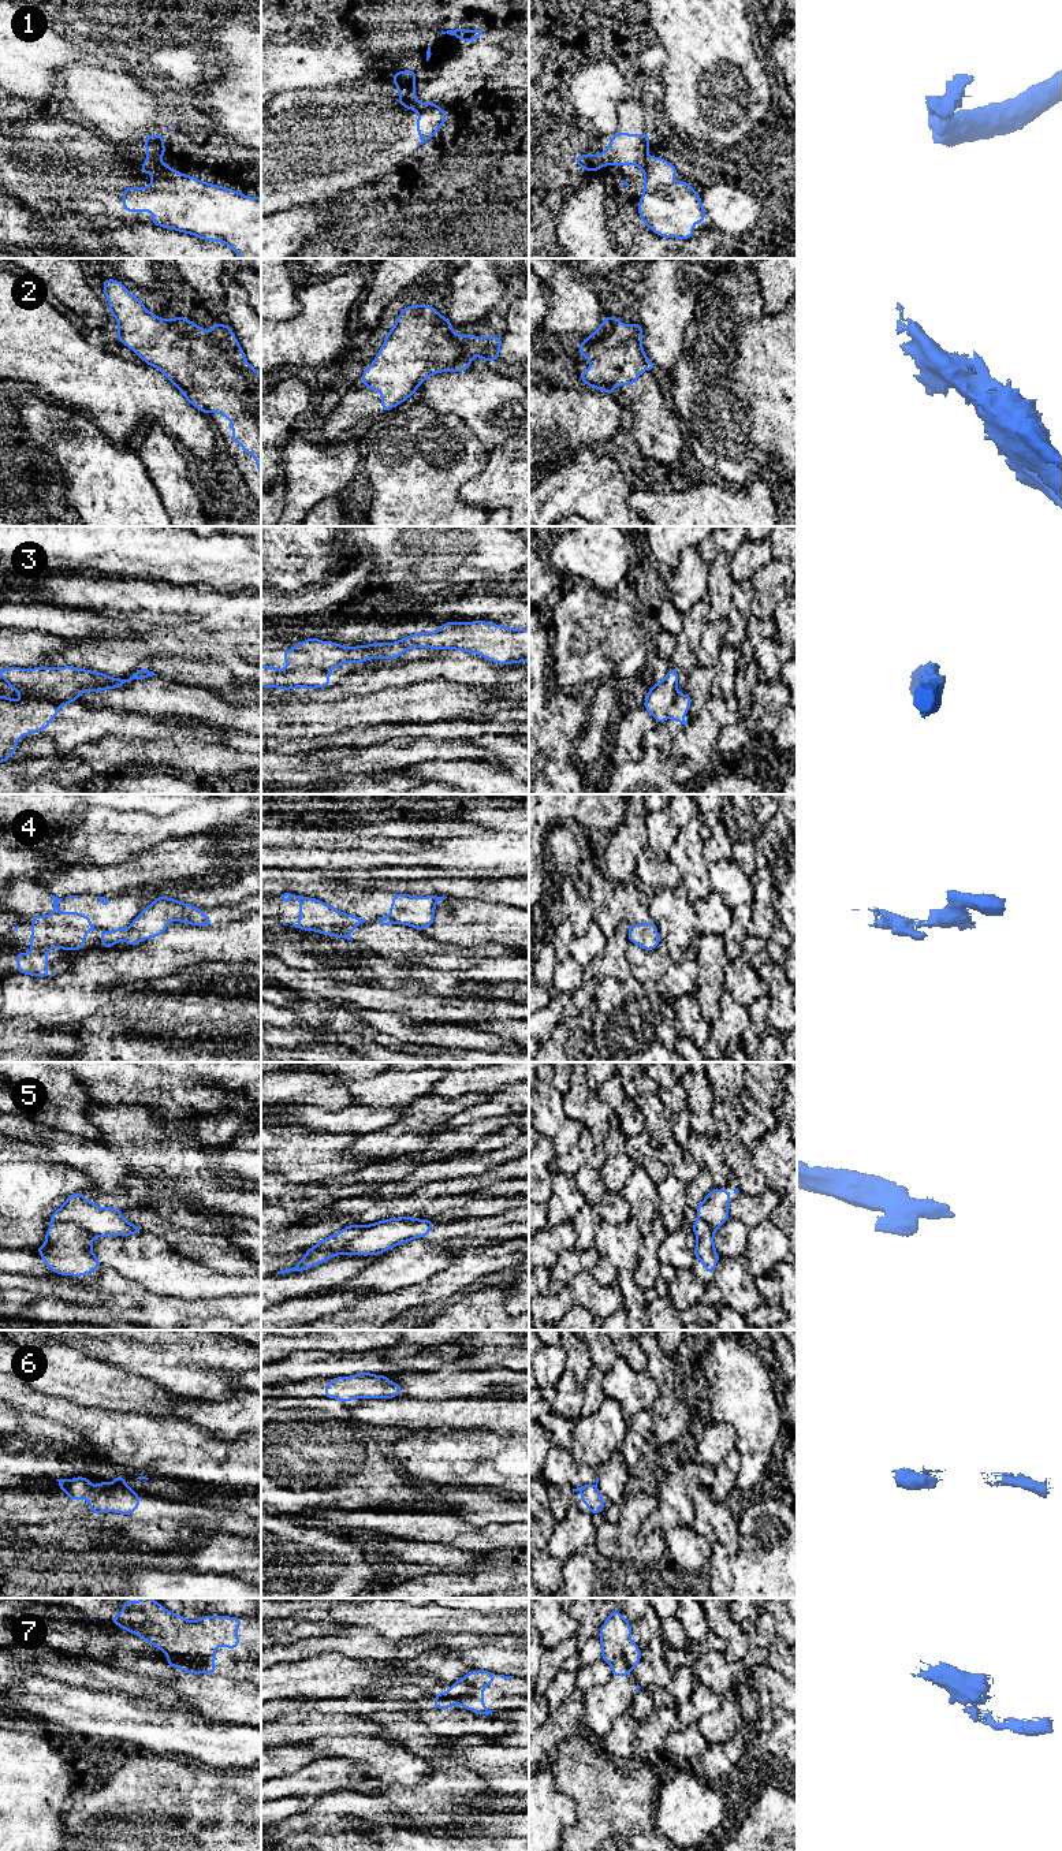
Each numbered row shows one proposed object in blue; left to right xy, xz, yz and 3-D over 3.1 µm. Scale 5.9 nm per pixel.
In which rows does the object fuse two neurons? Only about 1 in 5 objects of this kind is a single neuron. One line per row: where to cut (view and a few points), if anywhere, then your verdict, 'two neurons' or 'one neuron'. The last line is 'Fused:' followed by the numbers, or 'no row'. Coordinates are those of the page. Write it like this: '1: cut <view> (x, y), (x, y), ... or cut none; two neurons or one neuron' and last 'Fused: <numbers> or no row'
1: cut xz (436, 105), (420, 111); two neurons
2: cut none; one neuron
3: cut xy (22, 700), (38, 699), (59, 706); two neurons
4: cut xy (130, 927), (126, 939); two neurons
5: cut xz (364, 1226), (356, 1237), (342, 1247), (313, 1248), (308, 1251); two neurons
6: cut xy (114, 1485), (126, 1488); two neurons
7: cut xz (469, 1684), (469, 1691), (465, 1695), (451, 1695), (447, 1691); two neurons
Fused: 1, 3, 4, 5, 6, 7

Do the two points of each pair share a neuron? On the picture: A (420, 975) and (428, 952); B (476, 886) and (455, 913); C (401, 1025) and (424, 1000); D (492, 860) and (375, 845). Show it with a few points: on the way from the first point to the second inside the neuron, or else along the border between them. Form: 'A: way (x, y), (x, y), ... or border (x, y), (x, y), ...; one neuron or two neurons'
A: border (409, 965), (454, 971); two neurons
B: border (450, 896), (498, 902); two neurons
C: border (369, 1008), (401, 1013); two neurons
D: border (431, 844), (416, 853), (388, 850); two neurons

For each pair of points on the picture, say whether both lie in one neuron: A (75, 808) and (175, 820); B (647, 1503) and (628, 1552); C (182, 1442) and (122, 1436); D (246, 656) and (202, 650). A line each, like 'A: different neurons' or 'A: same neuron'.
A: different neurons
B: same neuron
C: same neuron
D: same neuron

